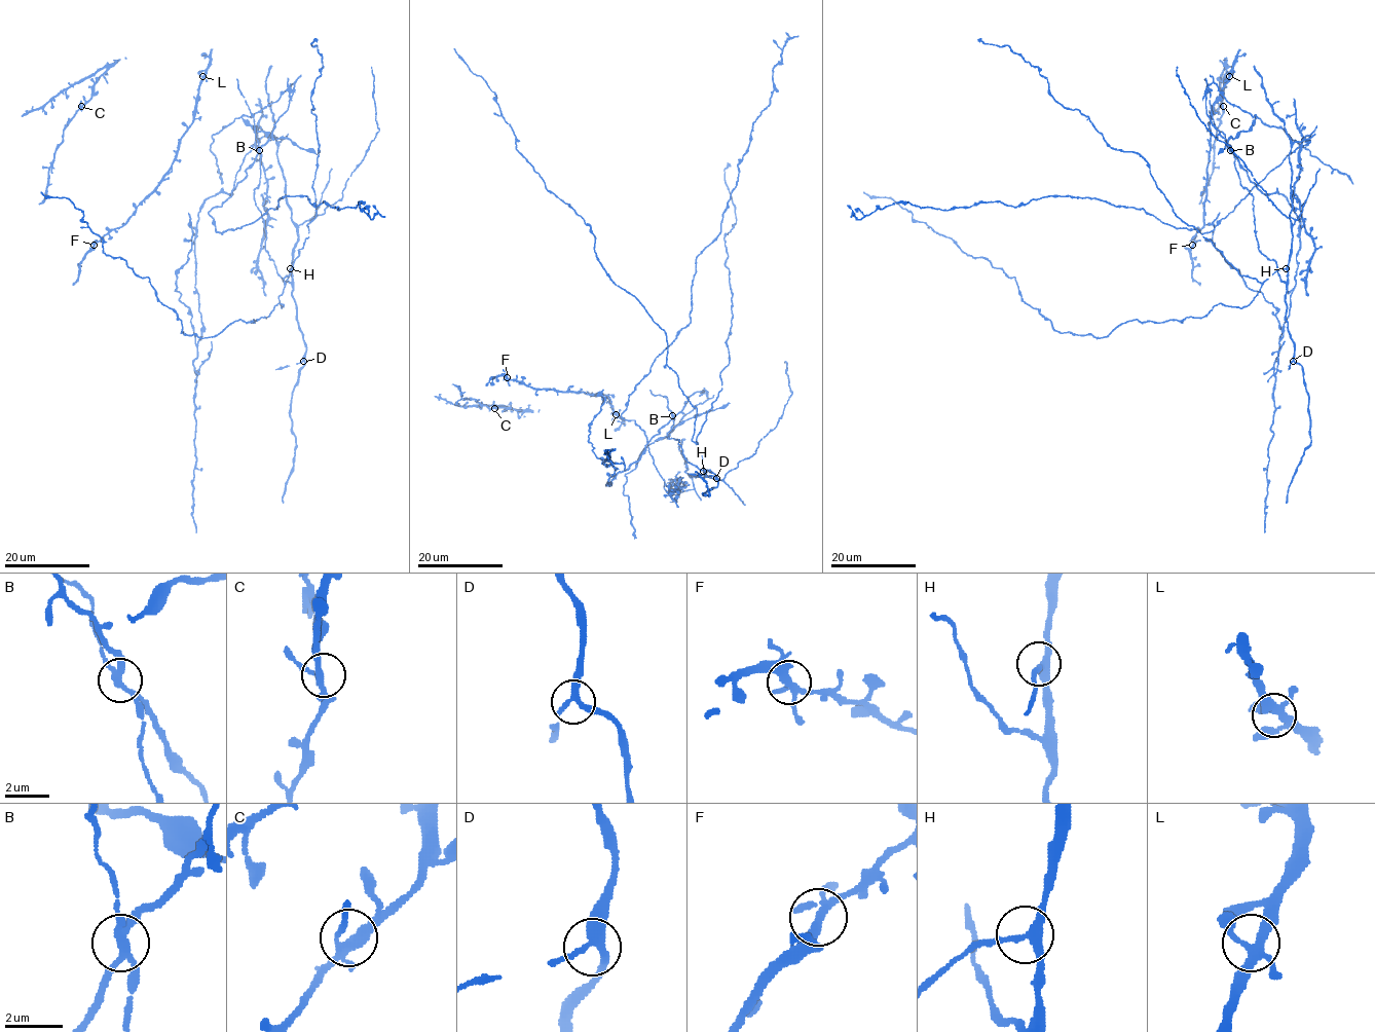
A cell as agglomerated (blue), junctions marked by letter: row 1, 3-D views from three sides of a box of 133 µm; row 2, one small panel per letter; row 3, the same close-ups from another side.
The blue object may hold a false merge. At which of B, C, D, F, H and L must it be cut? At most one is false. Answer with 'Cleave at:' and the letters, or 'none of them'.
Cleave at: B

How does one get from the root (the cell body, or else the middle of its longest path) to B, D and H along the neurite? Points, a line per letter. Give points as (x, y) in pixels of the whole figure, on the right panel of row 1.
B: (1253, 207), (1253, 195), (1241, 185), (1234, 162), (1235, 155), (1231, 151)
D: (1253, 207), (1259, 250), (1275, 262), (1277, 274), (1287, 284), (1286, 321), (1294, 344), (1293, 361)
H: (1253, 207), (1259, 250), (1275, 262), (1277, 274), (1286, 282), (1286, 268)

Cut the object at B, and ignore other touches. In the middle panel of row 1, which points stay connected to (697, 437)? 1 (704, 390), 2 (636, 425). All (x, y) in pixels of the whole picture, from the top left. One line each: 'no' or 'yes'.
1: no
2: yes

